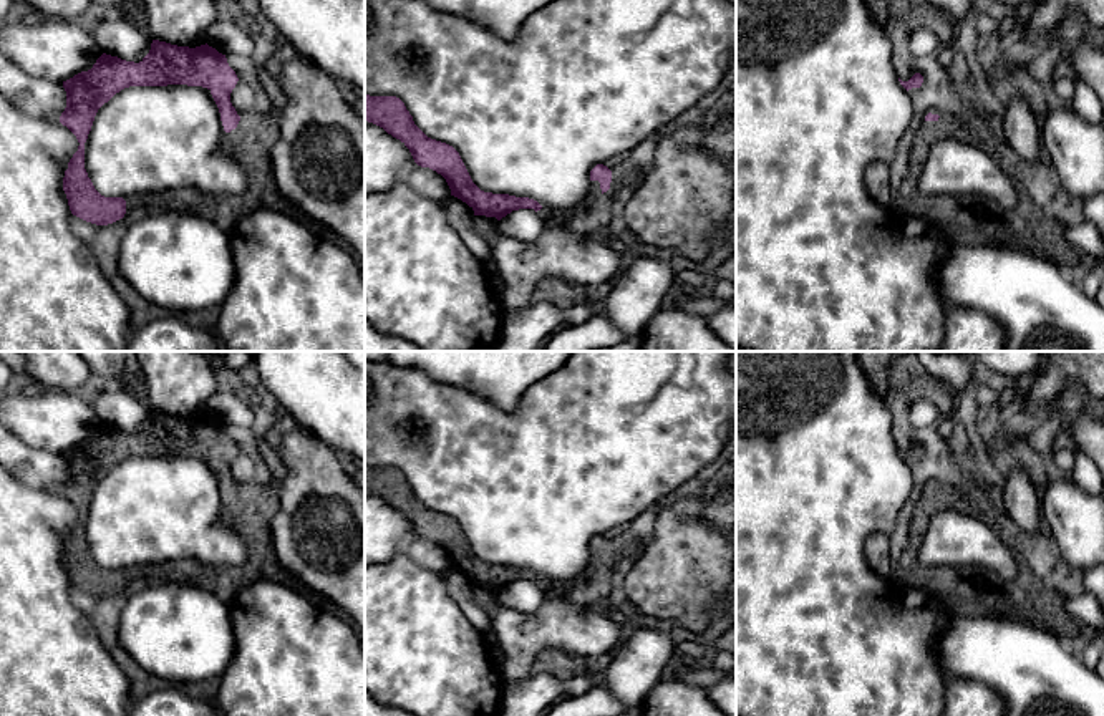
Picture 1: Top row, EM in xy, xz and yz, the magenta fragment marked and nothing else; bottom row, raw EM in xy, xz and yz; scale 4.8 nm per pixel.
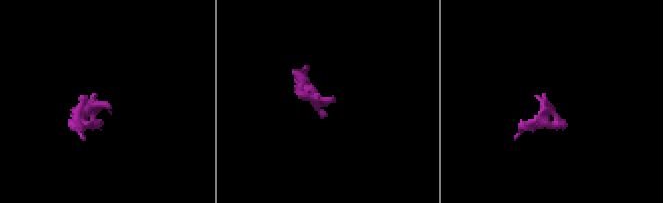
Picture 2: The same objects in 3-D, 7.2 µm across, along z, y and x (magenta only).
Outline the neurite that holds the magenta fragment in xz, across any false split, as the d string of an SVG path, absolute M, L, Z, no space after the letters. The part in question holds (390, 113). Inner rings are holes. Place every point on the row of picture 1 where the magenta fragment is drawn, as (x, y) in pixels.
M365 94L365 121L383 128L388 134L399 139L411 152L414 162L441 174L451 196L466 202L474 215L496 217L501 220L512 210L534 209L542 206L529 197L509 194L492 194L481 191L471 179L459 152L441 141L428 138L413 121L404 103L396 96Z

